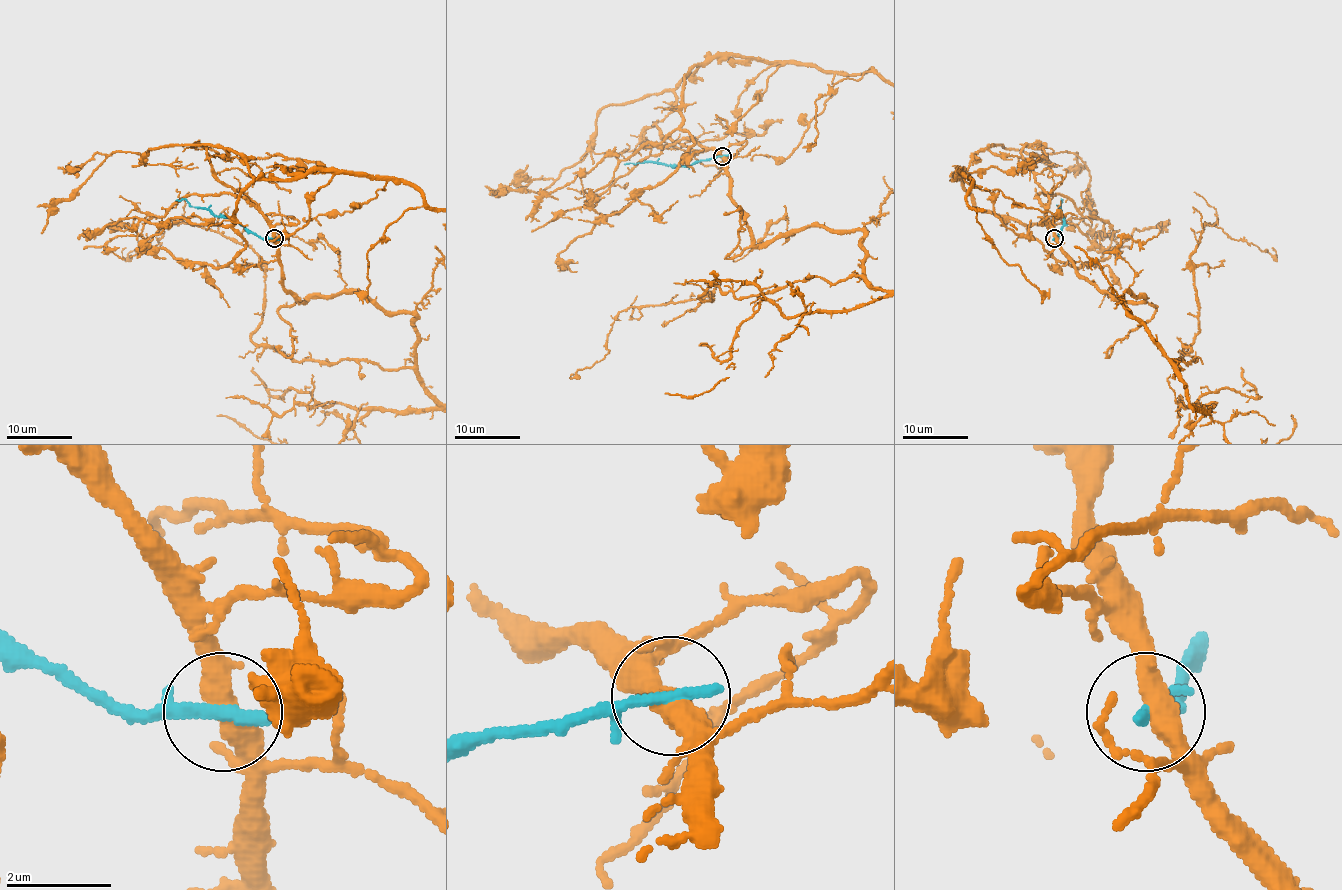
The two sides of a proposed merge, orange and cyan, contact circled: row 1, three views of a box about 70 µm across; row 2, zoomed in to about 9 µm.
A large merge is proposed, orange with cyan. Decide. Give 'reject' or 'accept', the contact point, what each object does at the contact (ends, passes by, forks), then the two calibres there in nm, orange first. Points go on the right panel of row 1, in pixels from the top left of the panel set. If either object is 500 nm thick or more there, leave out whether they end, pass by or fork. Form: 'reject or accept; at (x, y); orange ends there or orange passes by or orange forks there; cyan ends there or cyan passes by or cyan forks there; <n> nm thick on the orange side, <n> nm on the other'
reject; at (1054, 238); orange passes by; cyan ends there; 440 nm thick on the orange side, 320 nm on the other

